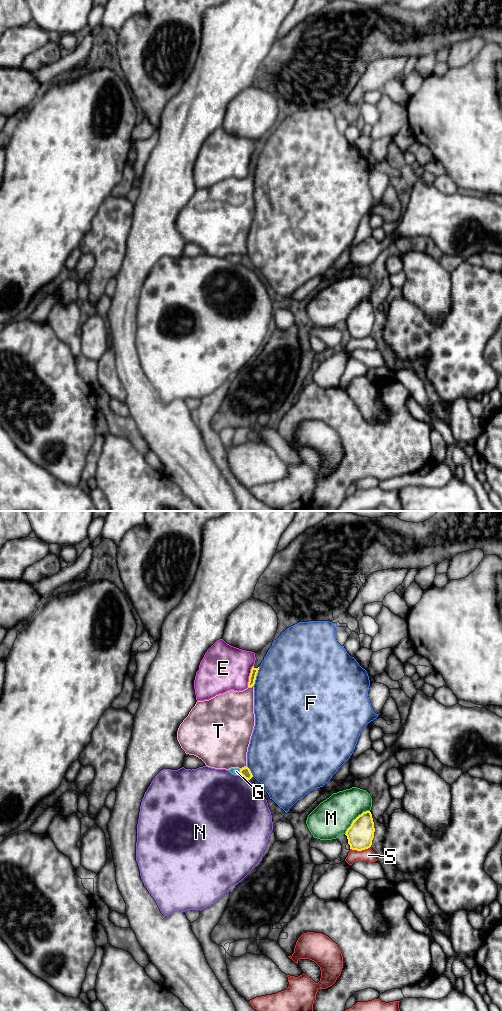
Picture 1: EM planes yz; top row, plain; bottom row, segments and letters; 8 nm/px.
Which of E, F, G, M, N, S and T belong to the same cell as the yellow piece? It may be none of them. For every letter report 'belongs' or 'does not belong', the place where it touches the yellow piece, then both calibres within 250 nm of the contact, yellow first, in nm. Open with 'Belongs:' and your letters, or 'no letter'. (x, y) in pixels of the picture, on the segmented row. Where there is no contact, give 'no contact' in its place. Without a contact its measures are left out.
Belongs: no letter
E: does not belong; meets yellow in yz at (249, 676); 60 nm thick on the yellow side, 360 nm on the other
F: does not belong; meets yellow in yz at (255, 677); 60 nm thick on the yellow side, 480 nm on the other
G: does not belong; meets yellow in yz at (240, 771); 80 nm thick on the yellow side, 60 nm on the other
M: does not belong; meets yellow in yz at (354, 820); 220 nm thick on the yellow side, 300 nm on the other
N: does not belong; meets yellow in yz at (245, 778); 80 nm thick on the yellow side, 500 nm on the other
S: does not belong; meets yellow in yz at (359, 850); 220 nm thick on the yellow side, 100 nm on the other
T: does not belong; meets yellow in yz at (244, 767); 80 nm thick on the yellow side, 400 nm on the other

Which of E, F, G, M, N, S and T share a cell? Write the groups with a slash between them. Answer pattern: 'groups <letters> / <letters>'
groups E / F / G / M / N / S / T

